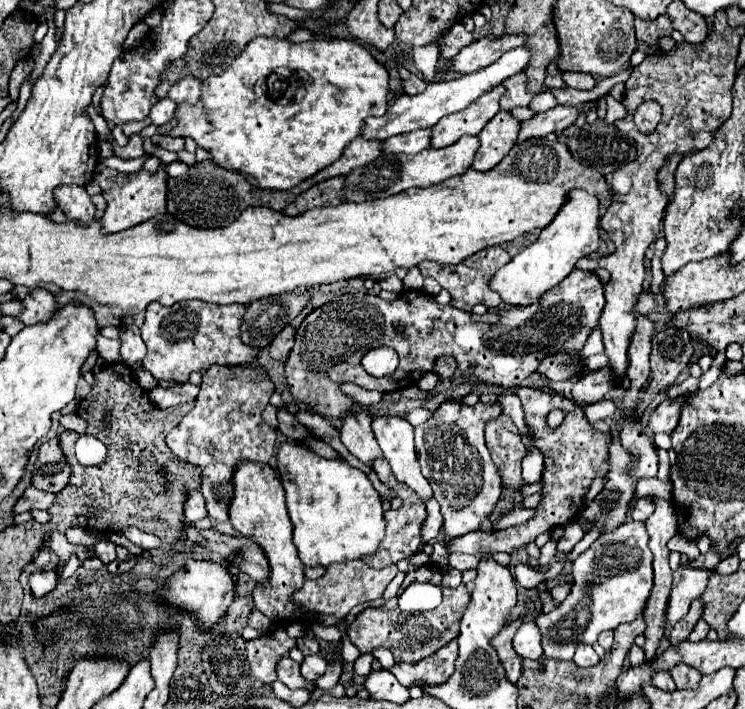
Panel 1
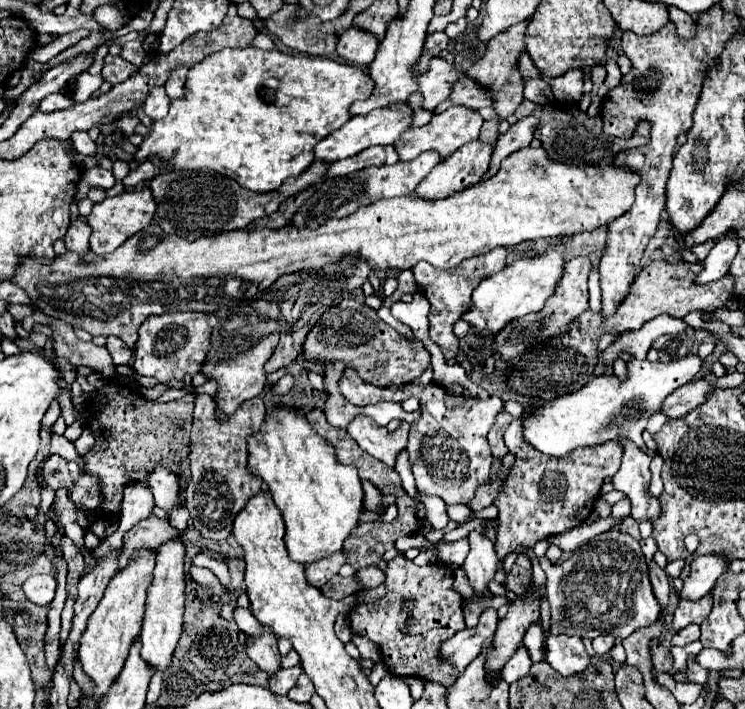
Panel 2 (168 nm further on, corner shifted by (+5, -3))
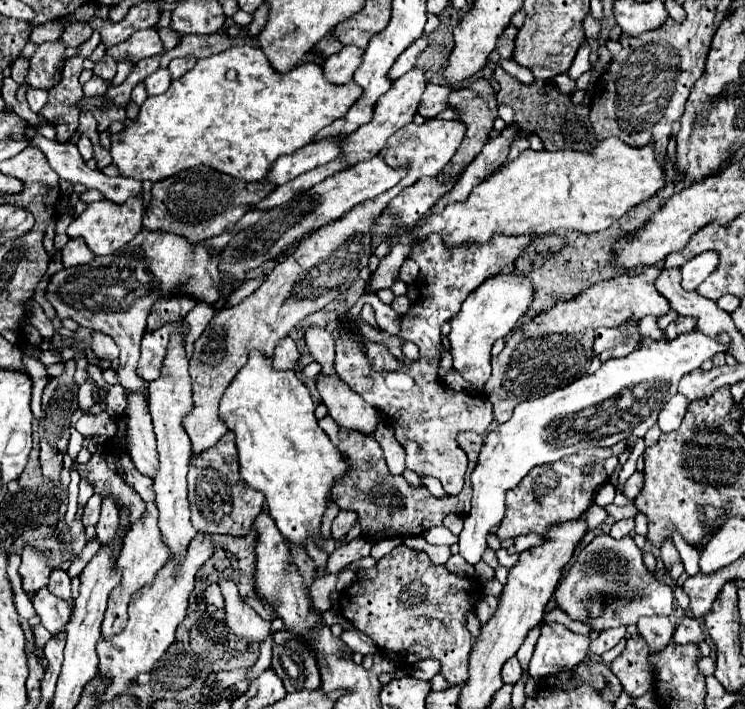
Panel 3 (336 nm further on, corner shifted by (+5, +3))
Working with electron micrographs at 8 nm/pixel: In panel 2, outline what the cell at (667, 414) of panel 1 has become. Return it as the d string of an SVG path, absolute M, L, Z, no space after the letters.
M695 379L685 383L683 387L675 389L663 403L663 413L669 419L679 419L683 415L687 415L689 411L693 411L695 407L703 405L707 401L707 395L715 389L713 383L709 383L707 379Z

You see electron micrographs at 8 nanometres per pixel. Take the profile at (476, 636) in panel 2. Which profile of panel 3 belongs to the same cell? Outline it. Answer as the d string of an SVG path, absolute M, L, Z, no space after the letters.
M483 595L483 597L477 601L475 611L477 611L477 617L479 617L481 625L485 625L485 623L493 617L497 605L499 605L499 597L493 597L493 595Z

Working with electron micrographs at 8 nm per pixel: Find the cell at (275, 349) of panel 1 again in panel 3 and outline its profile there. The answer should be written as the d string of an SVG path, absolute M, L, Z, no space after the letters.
M283 337L283 341L279 341L279 345L275 347L275 357L273 357L273 367L275 369L293 369L295 361L299 359L299 351L297 345L291 337Z

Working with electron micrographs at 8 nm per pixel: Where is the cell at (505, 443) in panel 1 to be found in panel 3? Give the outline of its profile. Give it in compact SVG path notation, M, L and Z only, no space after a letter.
M651 265L637 275L625 273L609 281L599 281L577 297L561 301L521 325L505 343L505 349L493 357L493 373L485 385L485 393L493 403L493 419L501 425L511 417L511 393L535 399L587 375L597 327L619 327L631 319L639 321L645 315L661 317L671 311L669 301L655 289L659 273L661 269Z

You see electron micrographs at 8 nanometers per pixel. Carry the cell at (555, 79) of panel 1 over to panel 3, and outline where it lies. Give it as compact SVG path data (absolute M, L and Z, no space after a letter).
M509 25L509 29L507 29L507 31L503 31L501 39L497 41L497 51L499 51L501 59L513 59L515 33L517 33L517 27L515 27L515 25Z

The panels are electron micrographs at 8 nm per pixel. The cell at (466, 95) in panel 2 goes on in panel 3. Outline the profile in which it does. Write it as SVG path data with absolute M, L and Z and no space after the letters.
M429 83L427 93L423 93L423 101L419 105L419 115L423 115L425 119L431 119L431 117L439 115L441 111L449 109L447 97L451 91L453 91L453 87L449 87L449 85Z

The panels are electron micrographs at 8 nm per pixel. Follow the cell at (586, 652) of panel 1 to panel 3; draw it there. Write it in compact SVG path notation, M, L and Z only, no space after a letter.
M559 623L543 625L529 663L529 675L539 679L549 673L571 669L587 657L587 651L589 635L575 635Z

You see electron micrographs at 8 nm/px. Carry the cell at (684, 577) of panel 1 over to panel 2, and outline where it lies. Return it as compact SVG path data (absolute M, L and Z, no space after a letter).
M719 555L695 557L691 563L691 575L685 579L679 599L701 599L713 589L715 581L727 571L727 567L727 559L719 559Z

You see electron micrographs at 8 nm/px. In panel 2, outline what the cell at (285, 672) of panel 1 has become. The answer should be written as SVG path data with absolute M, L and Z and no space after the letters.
M265 627L261 635L247 635L245 639L245 653L251 661L255 661L263 671L273 675L279 671L279 649L277 649L277 635L271 627Z

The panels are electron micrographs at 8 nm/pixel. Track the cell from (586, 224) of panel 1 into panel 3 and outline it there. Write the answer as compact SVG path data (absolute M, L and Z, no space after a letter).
M511 271L507 275L497 273L483 281L463 303L461 311L451 319L451 353L453 353L453 367L471 381L477 389L483 389L485 381L491 377L491 347L497 339L505 337L517 321L527 313L529 305L535 299L533 283L527 275Z

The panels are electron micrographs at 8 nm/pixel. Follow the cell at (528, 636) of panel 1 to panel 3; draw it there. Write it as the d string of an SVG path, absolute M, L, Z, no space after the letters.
M511 657L503 665L503 683L517 683L521 675L523 675L523 671L521 671L521 665L519 665L517 657Z

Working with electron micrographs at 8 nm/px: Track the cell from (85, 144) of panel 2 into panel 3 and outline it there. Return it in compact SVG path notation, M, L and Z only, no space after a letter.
M91 39L79 45L75 51L77 53L65 61L61 81L49 90L49 101L41 111L41 115L57 129L57 141L63 143L71 139L79 125L77 103L83 97L79 73L83 71L83 61L91 57Z

